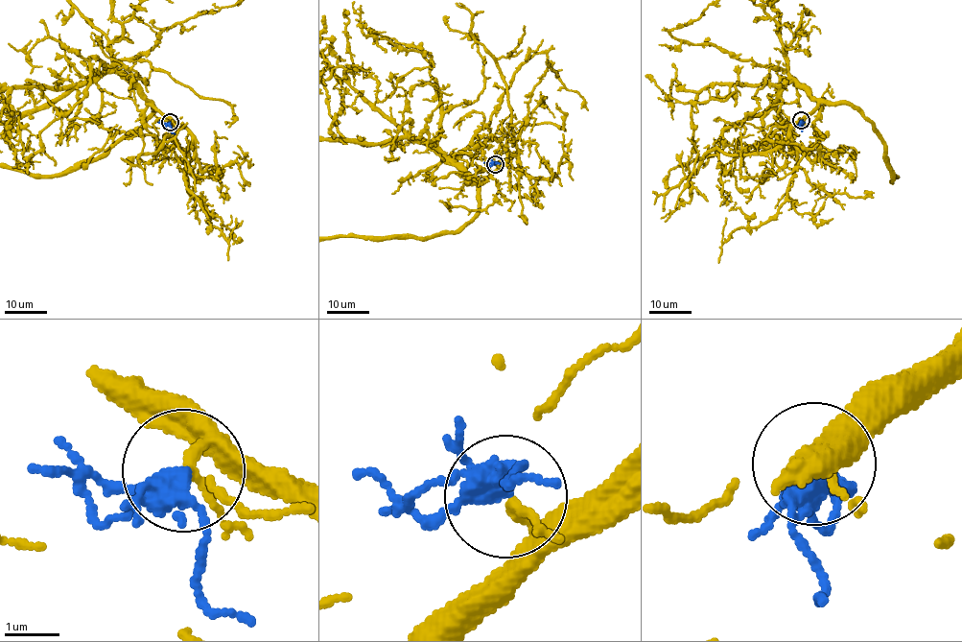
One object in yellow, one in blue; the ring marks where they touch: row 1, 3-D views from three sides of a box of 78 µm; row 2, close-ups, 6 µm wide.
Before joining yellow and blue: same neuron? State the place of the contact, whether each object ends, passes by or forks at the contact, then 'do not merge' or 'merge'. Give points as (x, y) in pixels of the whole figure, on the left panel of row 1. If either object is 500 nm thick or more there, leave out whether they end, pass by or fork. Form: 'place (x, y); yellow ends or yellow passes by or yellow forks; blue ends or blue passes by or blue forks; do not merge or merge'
place (170, 122); yellow forks; blue forks; merge

